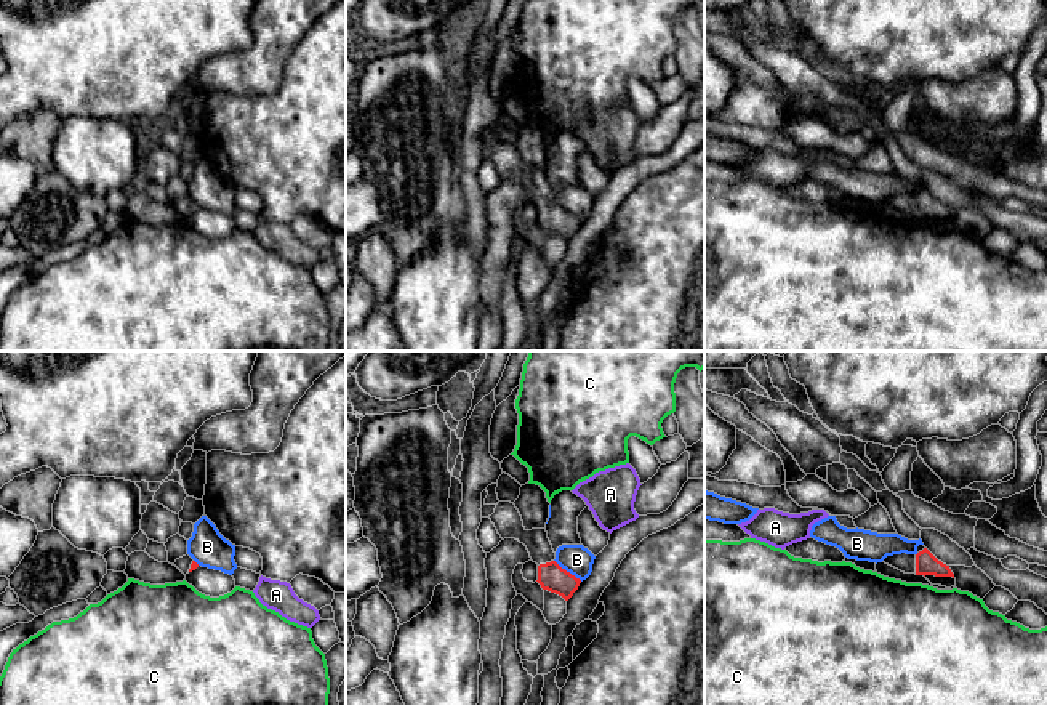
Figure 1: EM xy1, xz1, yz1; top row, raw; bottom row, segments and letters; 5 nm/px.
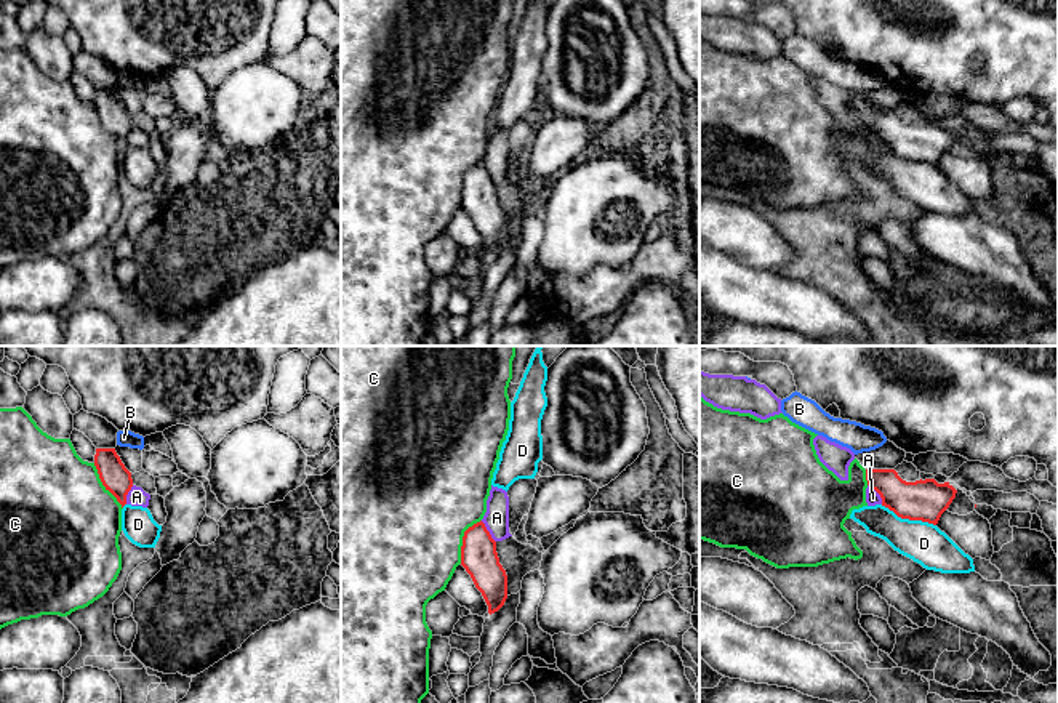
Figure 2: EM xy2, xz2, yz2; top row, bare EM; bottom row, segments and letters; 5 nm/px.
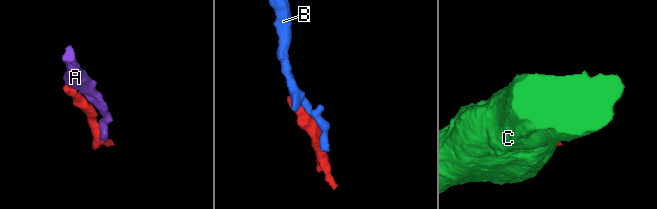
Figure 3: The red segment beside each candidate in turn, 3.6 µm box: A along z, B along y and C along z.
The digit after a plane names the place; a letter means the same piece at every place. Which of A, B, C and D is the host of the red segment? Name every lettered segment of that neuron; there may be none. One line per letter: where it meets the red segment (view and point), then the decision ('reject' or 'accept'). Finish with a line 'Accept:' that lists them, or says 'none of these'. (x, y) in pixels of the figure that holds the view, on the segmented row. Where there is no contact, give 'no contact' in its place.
A: xz2 (488, 532) | reject
B: xz1 (569, 572) | reject
C: xz2 (463, 540) | reject
D: yz2 (908, 518) | reject
Accept: none of these

